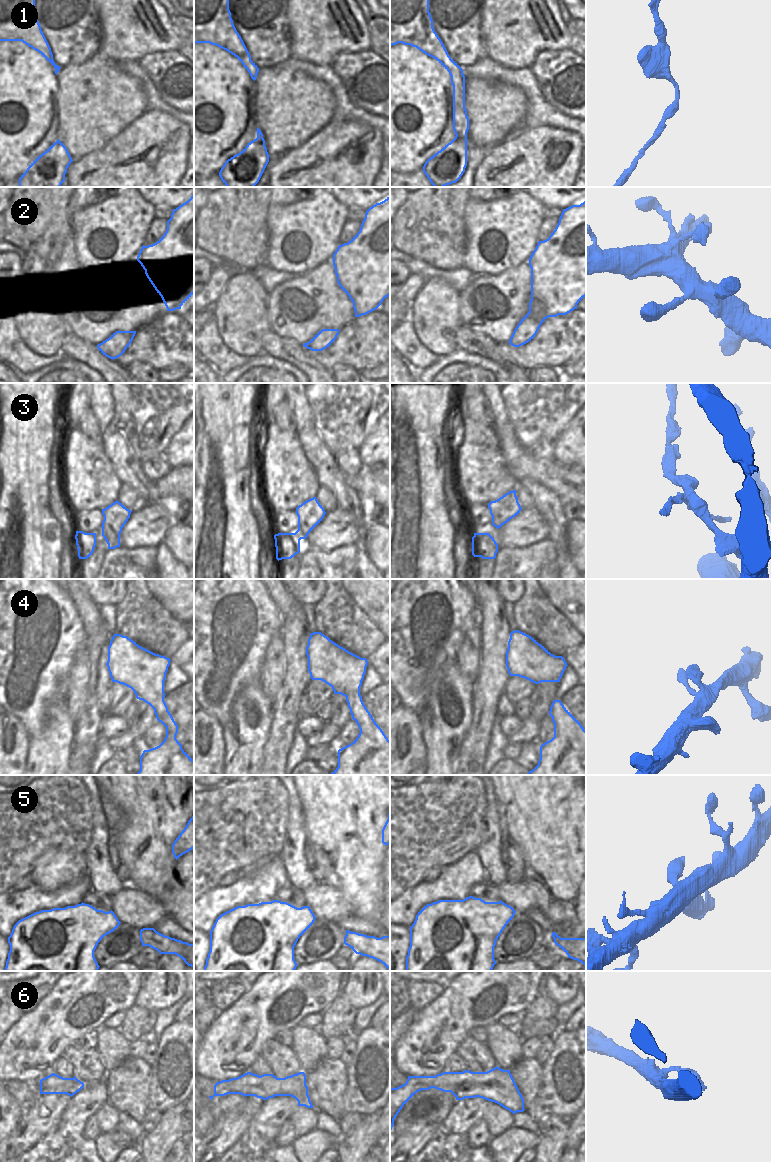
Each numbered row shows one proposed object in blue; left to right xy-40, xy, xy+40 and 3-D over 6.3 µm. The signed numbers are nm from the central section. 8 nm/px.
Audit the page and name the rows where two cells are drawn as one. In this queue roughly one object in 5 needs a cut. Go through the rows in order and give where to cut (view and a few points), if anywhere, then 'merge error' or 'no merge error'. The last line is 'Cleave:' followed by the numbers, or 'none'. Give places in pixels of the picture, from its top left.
1: no cut; no merge error
2: no cut; no merge error
3: no cut; no merge error
4: no cut; no merge error
5: no cut; no merge error
6: no cut; no merge error
Cleave: none

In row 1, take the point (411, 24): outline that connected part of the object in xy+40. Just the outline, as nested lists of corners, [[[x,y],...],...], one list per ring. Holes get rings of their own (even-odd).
[[[390,0],[390,46],[398,43],[416,47],[436,59],[451,76],[456,136],[425,162],[423,172],[434,187],[456,183],[467,166],[469,118],[465,108],[465,76],[433,28],[429,0]]]

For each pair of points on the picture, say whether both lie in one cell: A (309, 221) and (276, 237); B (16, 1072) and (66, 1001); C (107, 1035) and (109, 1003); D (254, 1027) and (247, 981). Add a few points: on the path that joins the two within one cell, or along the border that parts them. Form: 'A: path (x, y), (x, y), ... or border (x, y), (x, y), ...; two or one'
A: path (301, 229), (293, 229), (284, 234); one
B: path (29, 1054), (39, 1047), (39, 1039), (59, 1019); one
C: border (103, 1025), (95, 1029); two
D: border (255, 981), (248, 990); two

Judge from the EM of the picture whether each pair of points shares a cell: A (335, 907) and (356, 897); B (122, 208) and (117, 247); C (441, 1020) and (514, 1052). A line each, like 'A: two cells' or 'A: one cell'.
A: two cells
B: one cell
C: two cells

